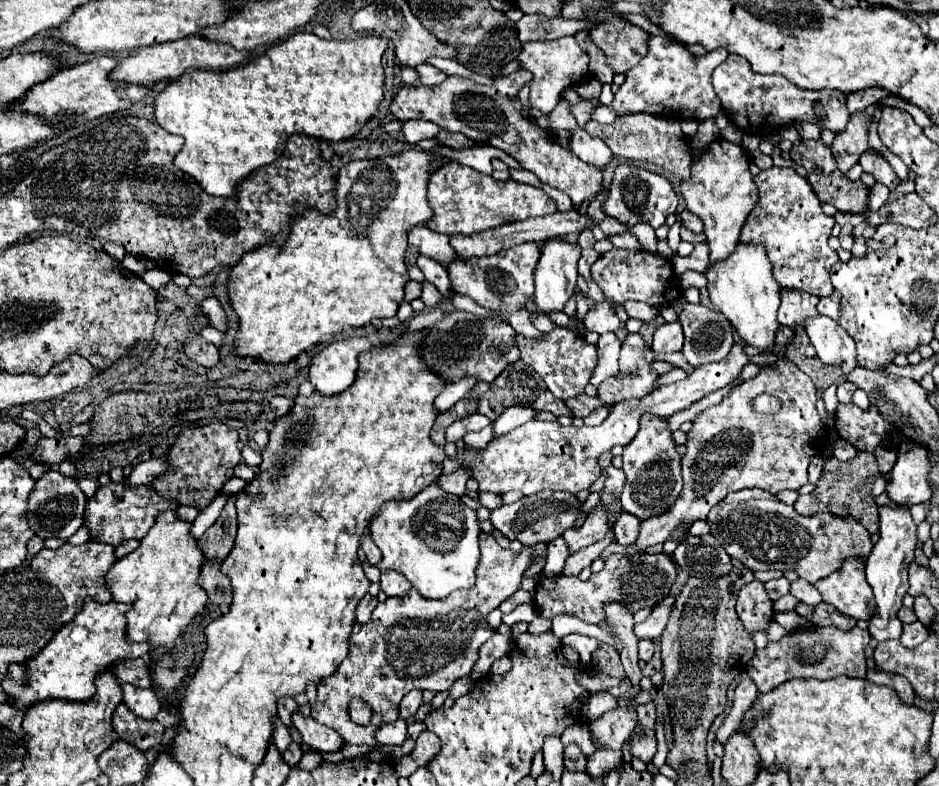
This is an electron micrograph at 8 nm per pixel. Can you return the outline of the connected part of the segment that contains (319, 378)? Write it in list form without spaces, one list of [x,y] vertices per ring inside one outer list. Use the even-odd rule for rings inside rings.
[[[364,336],[328,344],[310,362],[310,382],[324,396],[344,392],[356,380],[358,352],[370,348],[372,344]]]

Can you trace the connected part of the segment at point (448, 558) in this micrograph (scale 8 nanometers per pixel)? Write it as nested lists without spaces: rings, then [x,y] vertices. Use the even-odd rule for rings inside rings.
[[[436,482],[412,500],[392,500],[384,504],[368,526],[372,542],[382,552],[378,568],[394,568],[402,572],[424,598],[434,600],[446,598],[454,590],[472,588],[480,560],[480,532],[476,512],[468,508],[460,496],[448,494]]]

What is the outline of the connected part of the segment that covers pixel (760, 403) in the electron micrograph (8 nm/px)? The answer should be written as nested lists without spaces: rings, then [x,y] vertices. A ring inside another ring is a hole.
[[[762,394],[754,400],[754,410],[758,412],[764,412],[764,414],[774,414],[780,410],[780,400],[776,396],[768,396],[768,394]]]

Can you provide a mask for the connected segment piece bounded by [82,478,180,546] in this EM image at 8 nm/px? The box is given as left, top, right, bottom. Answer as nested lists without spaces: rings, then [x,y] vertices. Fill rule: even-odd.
[[[126,478],[122,482],[110,480],[106,486],[98,488],[92,498],[88,498],[82,526],[90,530],[90,540],[116,546],[130,538],[142,540],[142,536],[146,536],[148,528],[152,526],[156,514],[176,508],[180,508],[176,500],[164,500],[164,496],[156,496],[156,492],[152,492],[150,486],[136,486],[132,490],[126,490]]]

